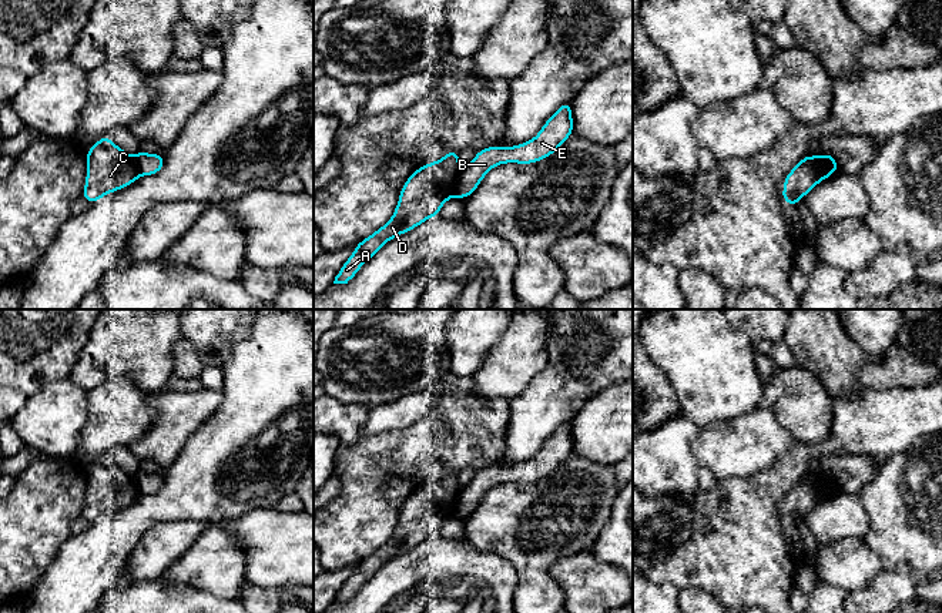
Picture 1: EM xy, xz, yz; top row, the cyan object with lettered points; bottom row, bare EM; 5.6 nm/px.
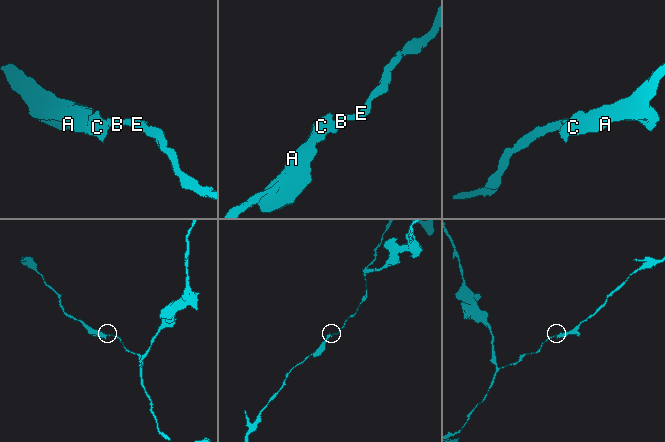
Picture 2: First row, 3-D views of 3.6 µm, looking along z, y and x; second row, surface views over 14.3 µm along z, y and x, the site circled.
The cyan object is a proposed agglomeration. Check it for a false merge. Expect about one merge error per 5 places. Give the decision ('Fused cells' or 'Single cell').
Fused cells

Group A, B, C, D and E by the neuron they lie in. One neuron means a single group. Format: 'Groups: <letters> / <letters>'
Groups: A C D / B E

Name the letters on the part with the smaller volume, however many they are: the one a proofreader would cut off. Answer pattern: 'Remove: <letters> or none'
Remove: A, C, D

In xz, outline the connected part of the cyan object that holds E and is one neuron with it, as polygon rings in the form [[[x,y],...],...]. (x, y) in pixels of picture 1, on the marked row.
[[[564,103],[533,140],[514,147],[493,145],[477,151],[472,163],[460,170],[455,195],[463,200],[473,194],[483,177],[499,164],[532,164],[550,157],[571,134],[571,103]]]

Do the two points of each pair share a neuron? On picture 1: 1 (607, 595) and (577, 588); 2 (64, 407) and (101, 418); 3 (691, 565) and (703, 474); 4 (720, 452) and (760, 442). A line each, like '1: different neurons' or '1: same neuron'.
1: same neuron
2: different neurons
3: different neurons
4: same neuron

